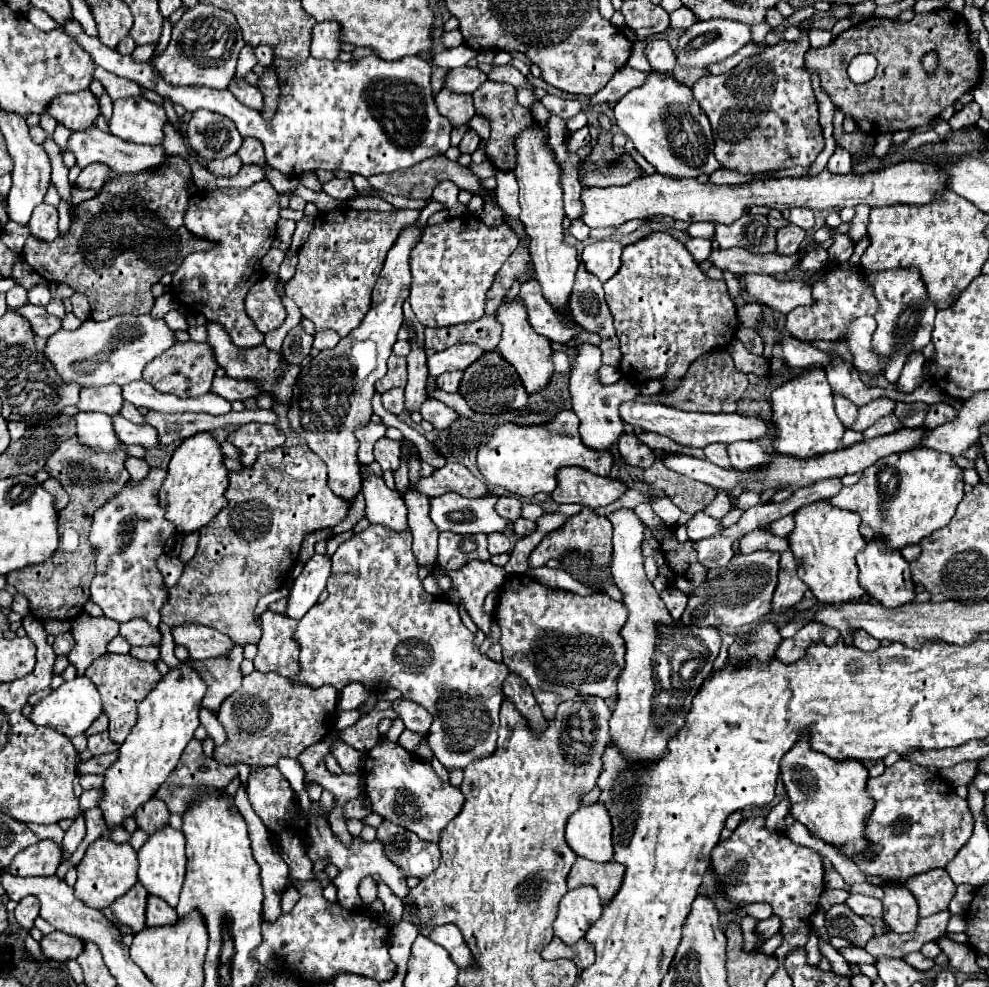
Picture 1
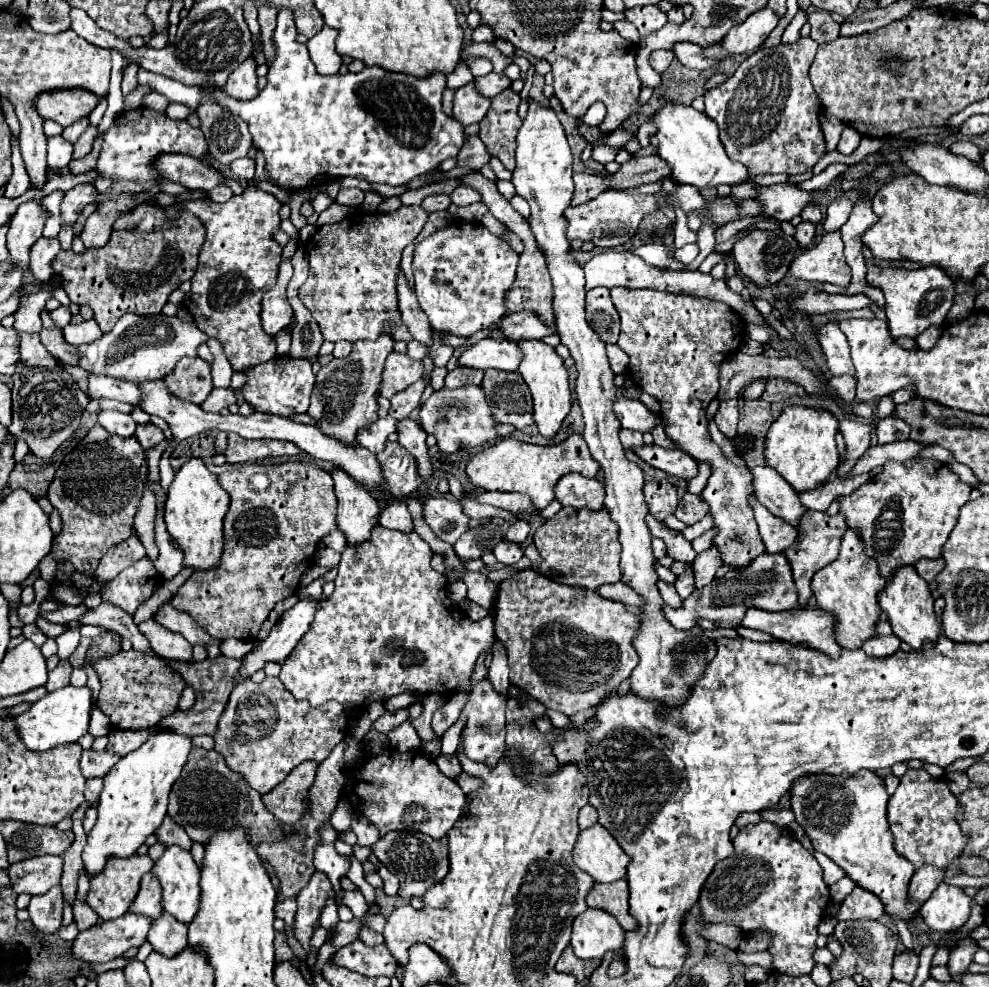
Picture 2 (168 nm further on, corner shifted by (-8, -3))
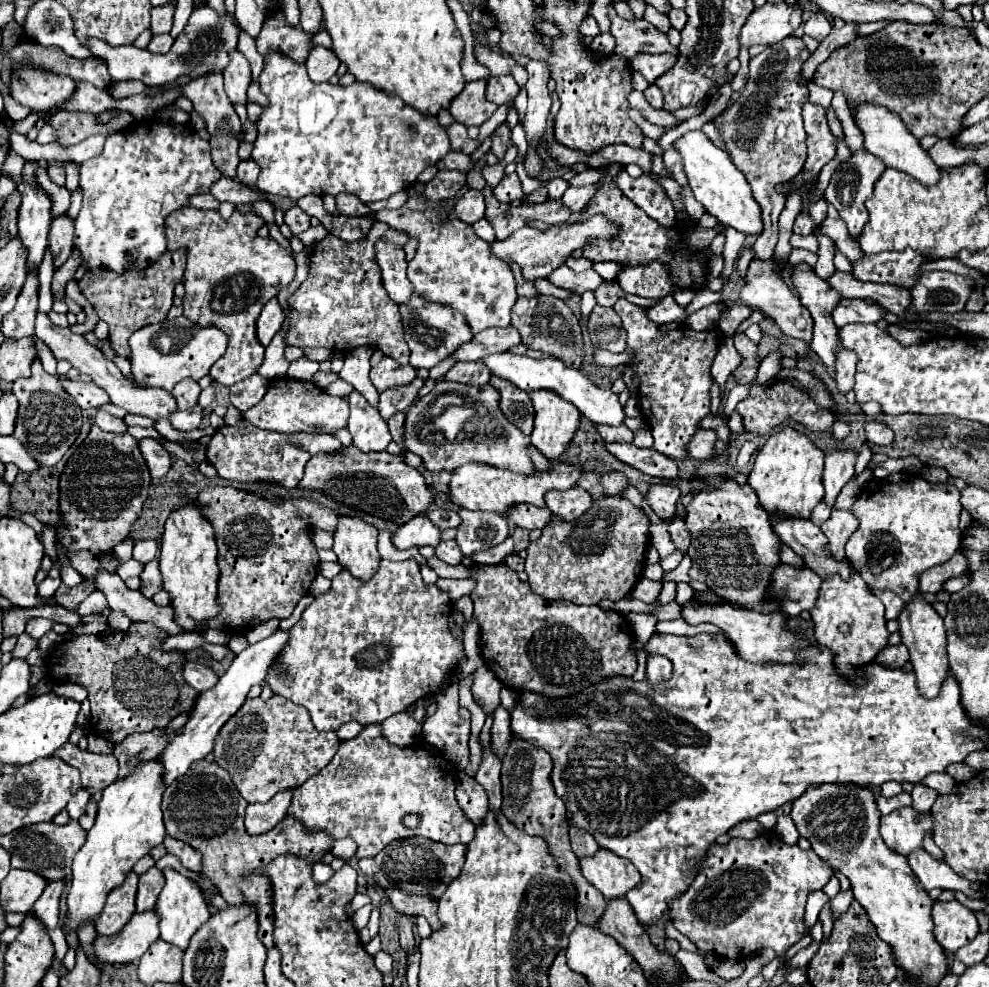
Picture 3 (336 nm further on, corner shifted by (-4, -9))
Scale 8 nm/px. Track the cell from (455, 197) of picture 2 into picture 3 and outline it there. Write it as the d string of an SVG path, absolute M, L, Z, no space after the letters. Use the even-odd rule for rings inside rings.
M468 190L454 208L456 216L468 224L478 222L480 218L484 218L484 196L480 190Z

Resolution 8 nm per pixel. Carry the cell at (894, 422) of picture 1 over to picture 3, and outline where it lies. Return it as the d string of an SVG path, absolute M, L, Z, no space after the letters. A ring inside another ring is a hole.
M866 420L864 422L864 430L866 430L866 440L868 442L884 446L884 444L892 444L892 440L894 440L894 430L884 422Z

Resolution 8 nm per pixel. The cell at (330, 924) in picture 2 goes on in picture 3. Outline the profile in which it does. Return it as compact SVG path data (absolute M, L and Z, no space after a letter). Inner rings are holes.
M316 862L312 867L312 875L316 882L322 884L327 882L334 875L334 871L329 864Z

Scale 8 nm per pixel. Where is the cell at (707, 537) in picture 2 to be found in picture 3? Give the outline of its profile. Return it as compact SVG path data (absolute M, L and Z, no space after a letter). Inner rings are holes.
M686 556L686 558L680 562L678 568L674 568L672 572L666 572L666 574L664 574L662 582L666 582L666 580L672 580L672 582L676 582L676 584L678 584L678 582L690 582L688 570L690 570L690 558Z

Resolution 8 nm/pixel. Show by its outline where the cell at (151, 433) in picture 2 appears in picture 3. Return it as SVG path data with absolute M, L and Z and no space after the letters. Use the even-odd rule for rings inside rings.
M144 438L144 440L140 440L140 450L150 468L152 478L164 478L172 464L170 454L164 450L164 446L152 438Z

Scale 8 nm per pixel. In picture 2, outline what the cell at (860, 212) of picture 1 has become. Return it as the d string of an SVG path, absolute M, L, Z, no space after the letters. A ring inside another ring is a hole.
M862 246L864 260L868 264L866 280L870 286L880 288L886 298L886 316L888 316L888 328L890 336L896 340L900 336L916 338L920 332L928 330L930 326L942 326L946 322L948 310L954 300L954 284L952 280L936 266L926 266L918 270L906 270L906 268L880 268L874 262L874 256L868 246Z

